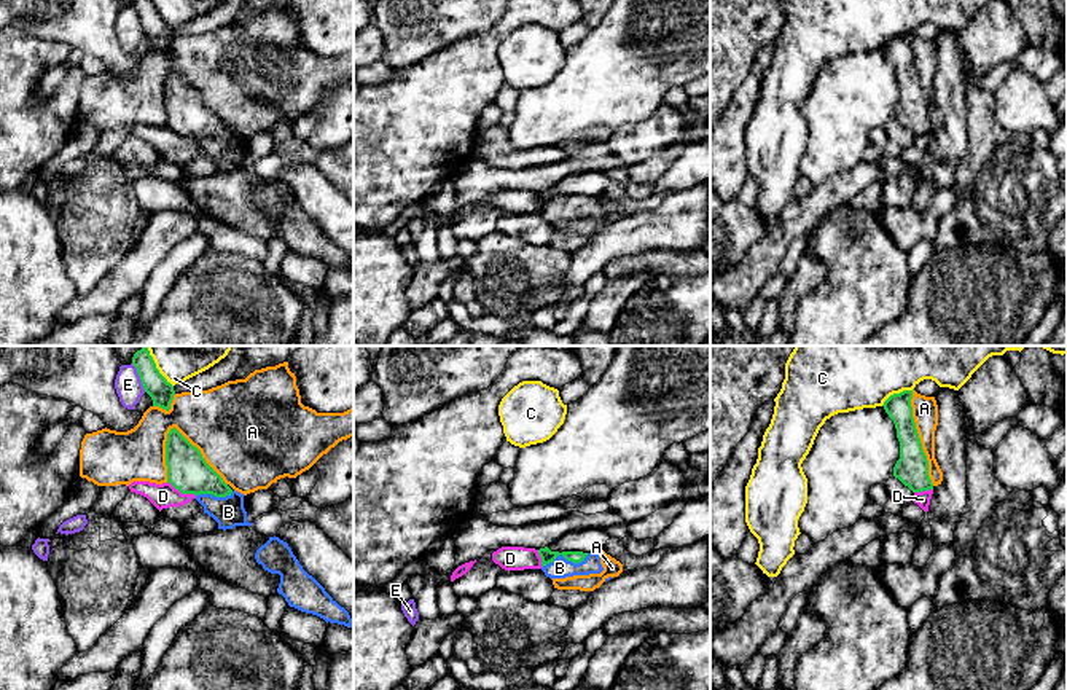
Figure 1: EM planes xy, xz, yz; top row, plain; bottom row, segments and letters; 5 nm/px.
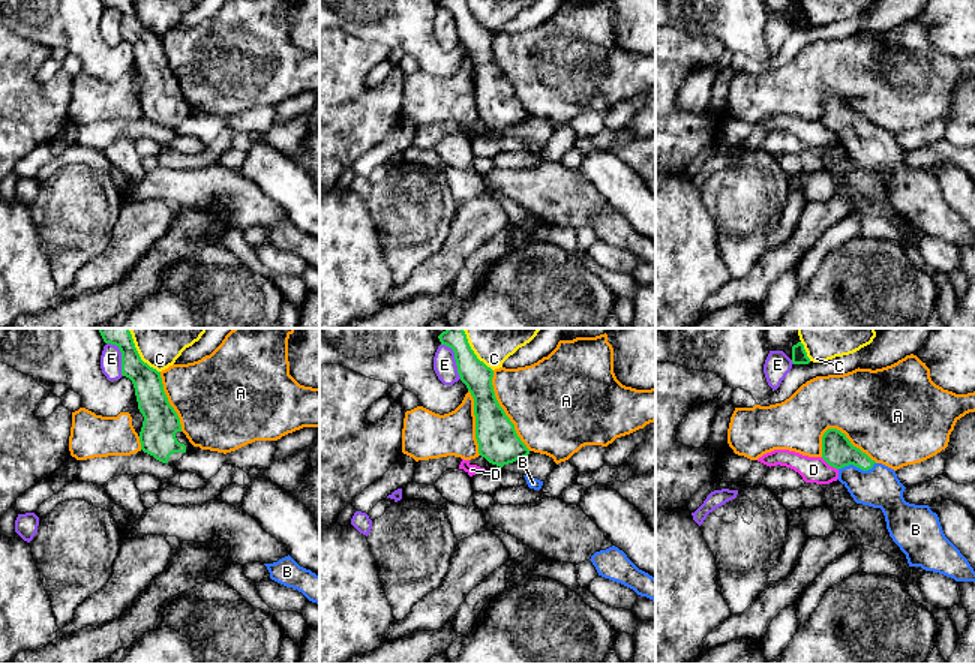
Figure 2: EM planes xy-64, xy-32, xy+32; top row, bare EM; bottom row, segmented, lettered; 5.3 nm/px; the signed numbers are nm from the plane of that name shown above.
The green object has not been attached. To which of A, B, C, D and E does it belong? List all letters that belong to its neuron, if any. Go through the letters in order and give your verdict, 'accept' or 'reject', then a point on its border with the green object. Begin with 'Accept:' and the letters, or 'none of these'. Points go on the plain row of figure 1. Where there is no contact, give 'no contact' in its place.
Accept: B
A: reject; meets green in xy at (201, 98)
B: accept; meets green in xz at (564, 199)
C: reject; meets green in yz at (897, 37)
D: reject; meets green in xy at (182, 136)
E: reject; meets green in xy at (140, 21)

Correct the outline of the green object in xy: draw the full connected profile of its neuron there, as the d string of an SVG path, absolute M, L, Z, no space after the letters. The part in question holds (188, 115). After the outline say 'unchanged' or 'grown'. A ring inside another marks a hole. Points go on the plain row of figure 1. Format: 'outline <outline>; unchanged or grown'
outline M175 70L167 76L166 108L167 126L182 137L194 137L218 172L253 167L247 164L244 137L233 134Z; grown

